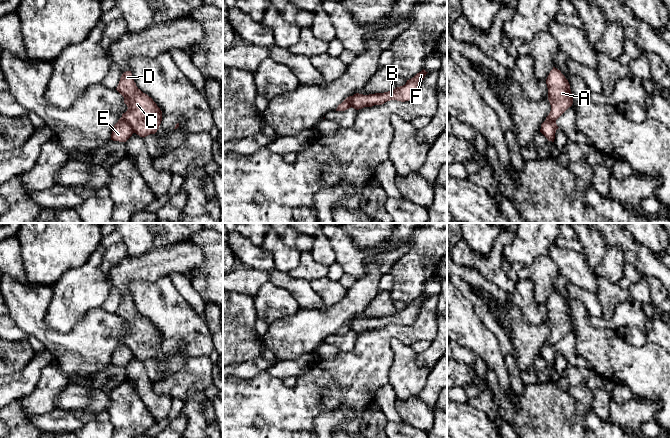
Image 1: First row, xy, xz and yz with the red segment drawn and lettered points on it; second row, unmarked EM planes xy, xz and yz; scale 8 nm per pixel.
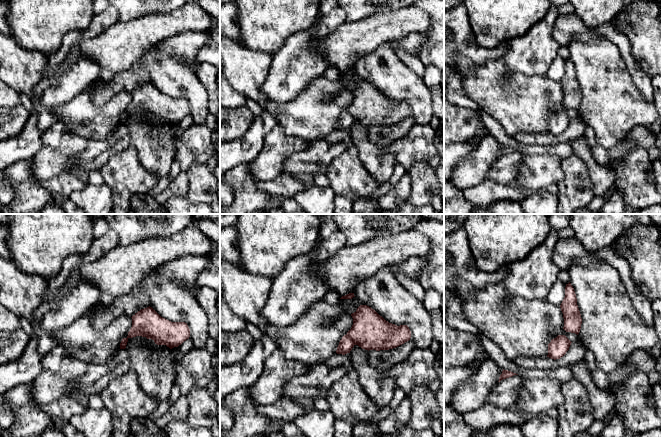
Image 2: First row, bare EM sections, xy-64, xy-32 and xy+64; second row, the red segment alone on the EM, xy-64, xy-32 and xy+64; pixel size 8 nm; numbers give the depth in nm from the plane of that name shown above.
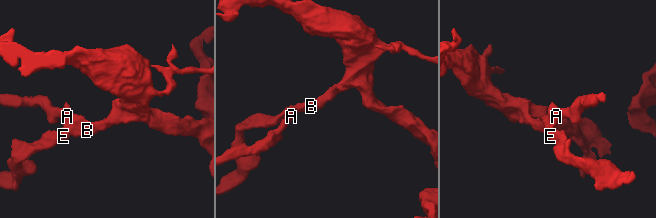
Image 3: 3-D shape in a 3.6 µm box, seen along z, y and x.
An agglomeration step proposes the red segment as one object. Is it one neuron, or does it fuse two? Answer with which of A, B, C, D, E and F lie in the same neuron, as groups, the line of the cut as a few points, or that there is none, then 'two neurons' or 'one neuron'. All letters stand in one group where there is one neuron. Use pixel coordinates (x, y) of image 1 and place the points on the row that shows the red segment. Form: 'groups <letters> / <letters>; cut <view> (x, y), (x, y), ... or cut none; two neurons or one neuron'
groups A B C D F / E; cut xy (121, 117), (130, 125), (134, 132); two neurons

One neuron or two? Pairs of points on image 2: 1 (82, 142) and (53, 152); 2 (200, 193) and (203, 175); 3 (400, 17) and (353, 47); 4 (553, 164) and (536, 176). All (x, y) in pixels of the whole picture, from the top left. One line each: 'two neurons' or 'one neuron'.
1: one neuron
2: one neuron
3: one neuron
4: one neuron

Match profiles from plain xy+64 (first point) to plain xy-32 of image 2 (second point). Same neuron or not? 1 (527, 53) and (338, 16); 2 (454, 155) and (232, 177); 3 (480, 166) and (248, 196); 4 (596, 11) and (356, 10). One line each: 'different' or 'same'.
1: different
2: different
3: different
4: same

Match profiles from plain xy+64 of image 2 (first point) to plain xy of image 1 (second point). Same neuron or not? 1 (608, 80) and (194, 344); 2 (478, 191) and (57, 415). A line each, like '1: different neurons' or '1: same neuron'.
1: same neuron
2: same neuron

